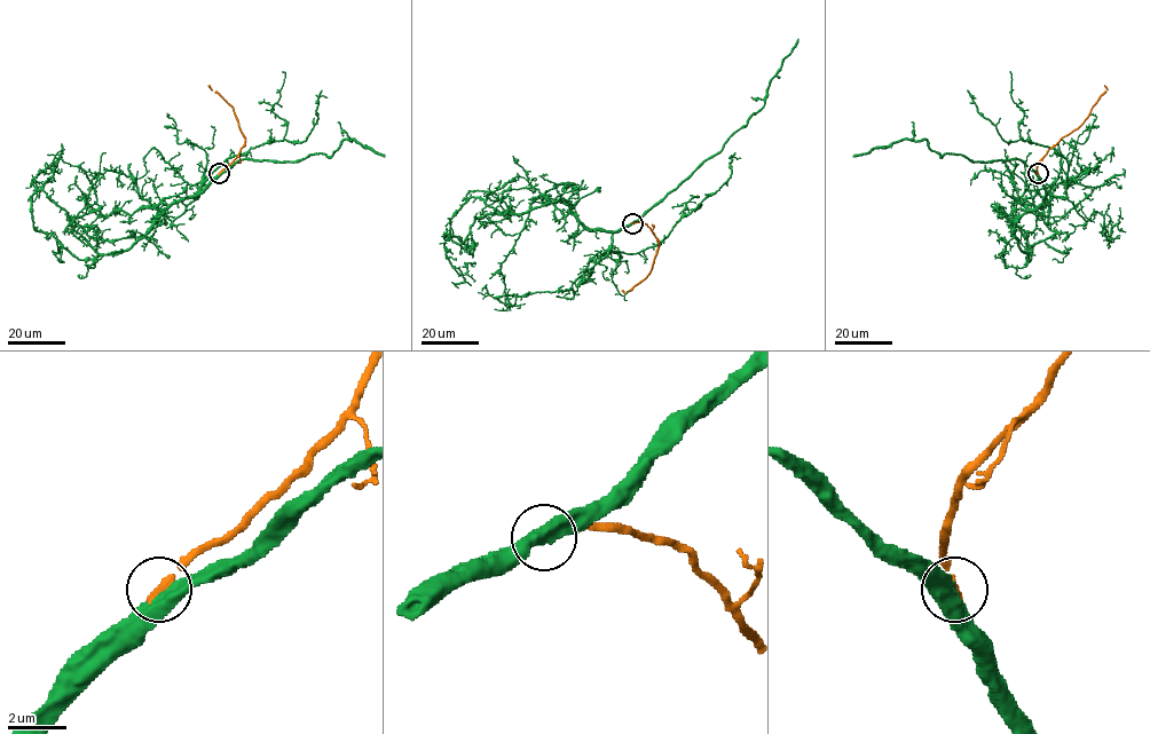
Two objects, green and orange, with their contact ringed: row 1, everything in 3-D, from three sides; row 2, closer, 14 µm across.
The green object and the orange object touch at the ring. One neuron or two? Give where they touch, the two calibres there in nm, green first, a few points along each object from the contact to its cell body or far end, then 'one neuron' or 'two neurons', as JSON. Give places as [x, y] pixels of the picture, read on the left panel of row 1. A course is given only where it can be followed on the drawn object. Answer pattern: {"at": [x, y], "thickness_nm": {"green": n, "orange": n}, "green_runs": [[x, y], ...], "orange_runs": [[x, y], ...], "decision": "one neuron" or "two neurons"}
{"at": [219, 173], "thickness_nm": {"green": 500, "orange": 320}, "green_runs": [[219, 173], [163, 208], [126, 250], [99, 253], [31, 183], [52, 172], [62, 152]], "orange_runs": [[219, 173], [231, 162], [245, 137], [234, 111], [209, 85]], "decision": "one neuron"}

